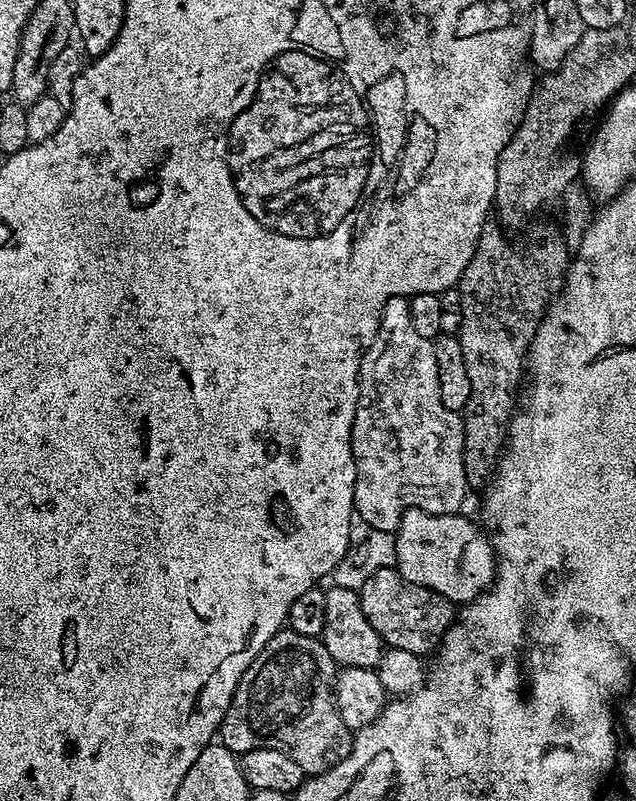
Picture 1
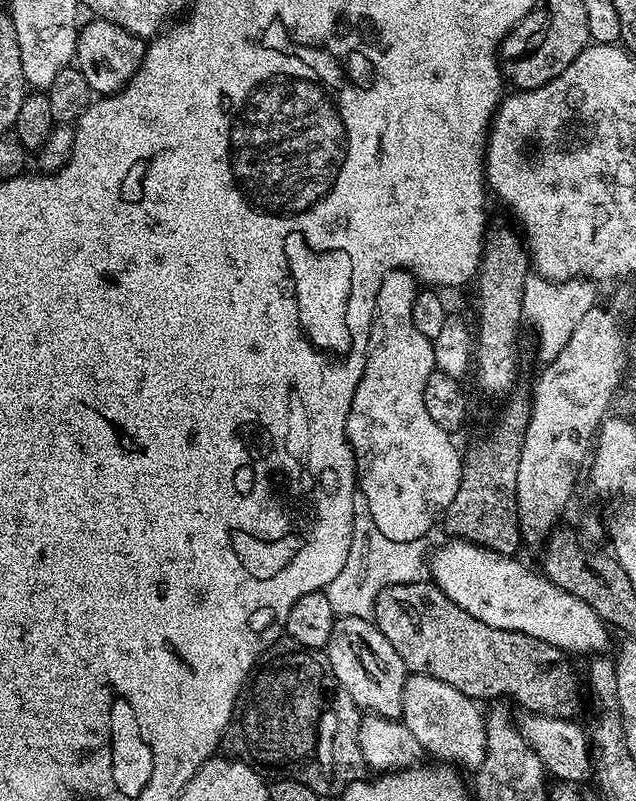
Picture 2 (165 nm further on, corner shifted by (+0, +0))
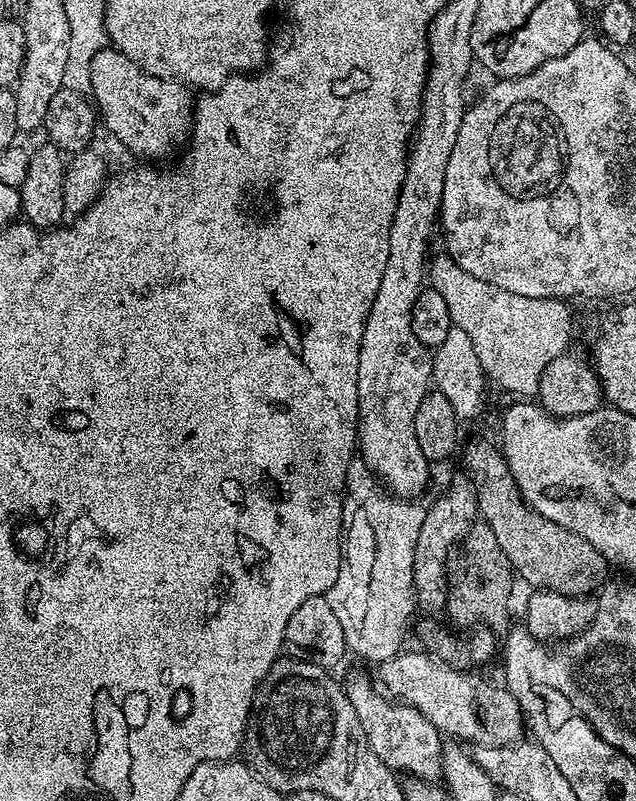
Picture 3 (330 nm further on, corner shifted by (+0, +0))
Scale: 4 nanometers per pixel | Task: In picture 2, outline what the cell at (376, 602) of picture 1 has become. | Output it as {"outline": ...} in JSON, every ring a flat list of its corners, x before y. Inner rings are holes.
{"outline":[[427,579,409,584,395,584,382,590,376,599,374,623,386,642,390,642,394,650,398,650,409,673,441,679,477,702,488,700,491,696,508,694,528,714,565,718,577,715,575,712,580,708,580,688,576,685,575,670,564,661,567,660,565,652,521,632,498,630,494,626,486,626,486,622,478,622,474,614,466,614,462,606,450,602,442,589]]}

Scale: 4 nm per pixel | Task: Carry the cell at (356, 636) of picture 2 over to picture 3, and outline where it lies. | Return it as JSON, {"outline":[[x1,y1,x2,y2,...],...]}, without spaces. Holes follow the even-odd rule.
{"outline":[[360,672,350,673,348,681,345,679,342,687,358,714,358,722,362,722,362,730,366,730,366,742,370,742,370,750,374,750,374,754,382,758,386,767,397,774,408,772,404,774,425,782,441,779,445,741,442,733,417,708,409,708,403,702,389,702,383,695,380,697,372,689,371,682]]}

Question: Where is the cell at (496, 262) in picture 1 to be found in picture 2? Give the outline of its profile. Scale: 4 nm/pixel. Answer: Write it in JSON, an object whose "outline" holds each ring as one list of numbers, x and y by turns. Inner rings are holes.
{"outline":[[520,396,505,399,492,429,473,446,462,460,458,494,442,517,442,528,452,538,468,540,500,552,516,556,522,548,516,487,518,486,518,458,522,458,522,442,532,413,531,403]]}

